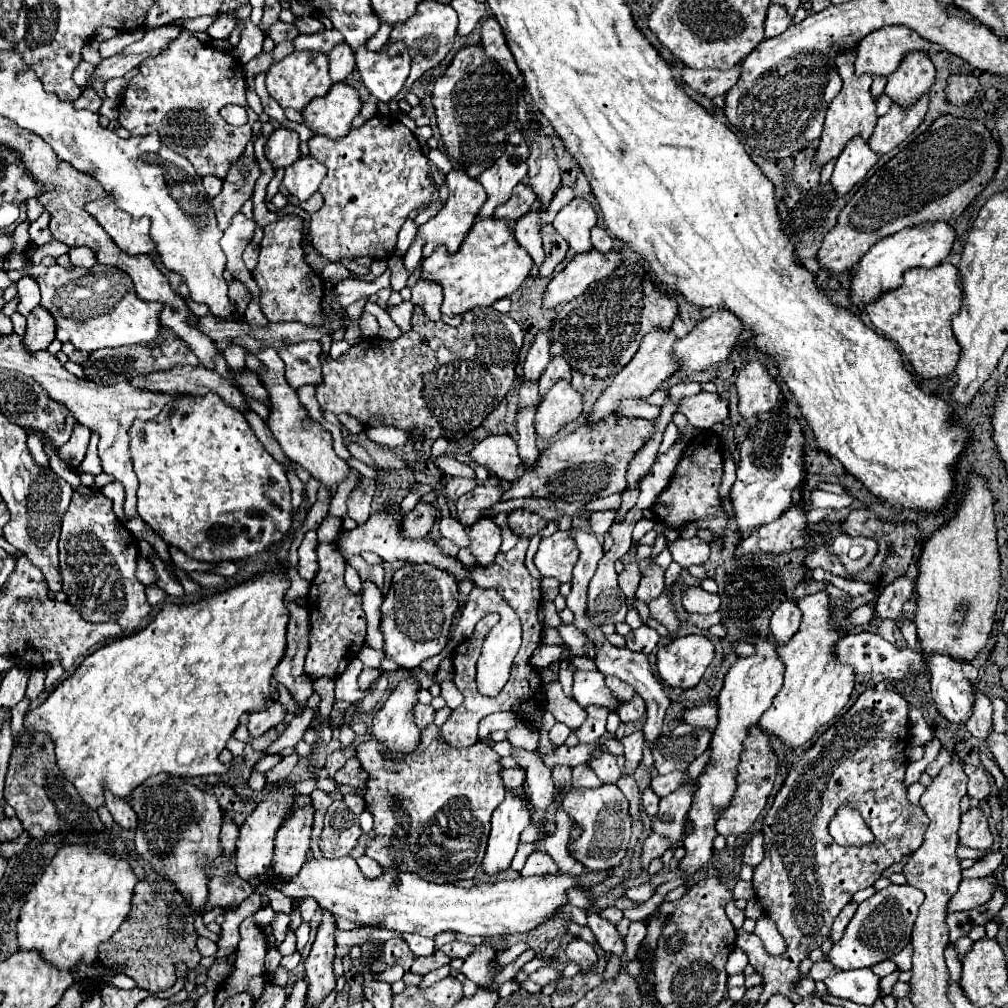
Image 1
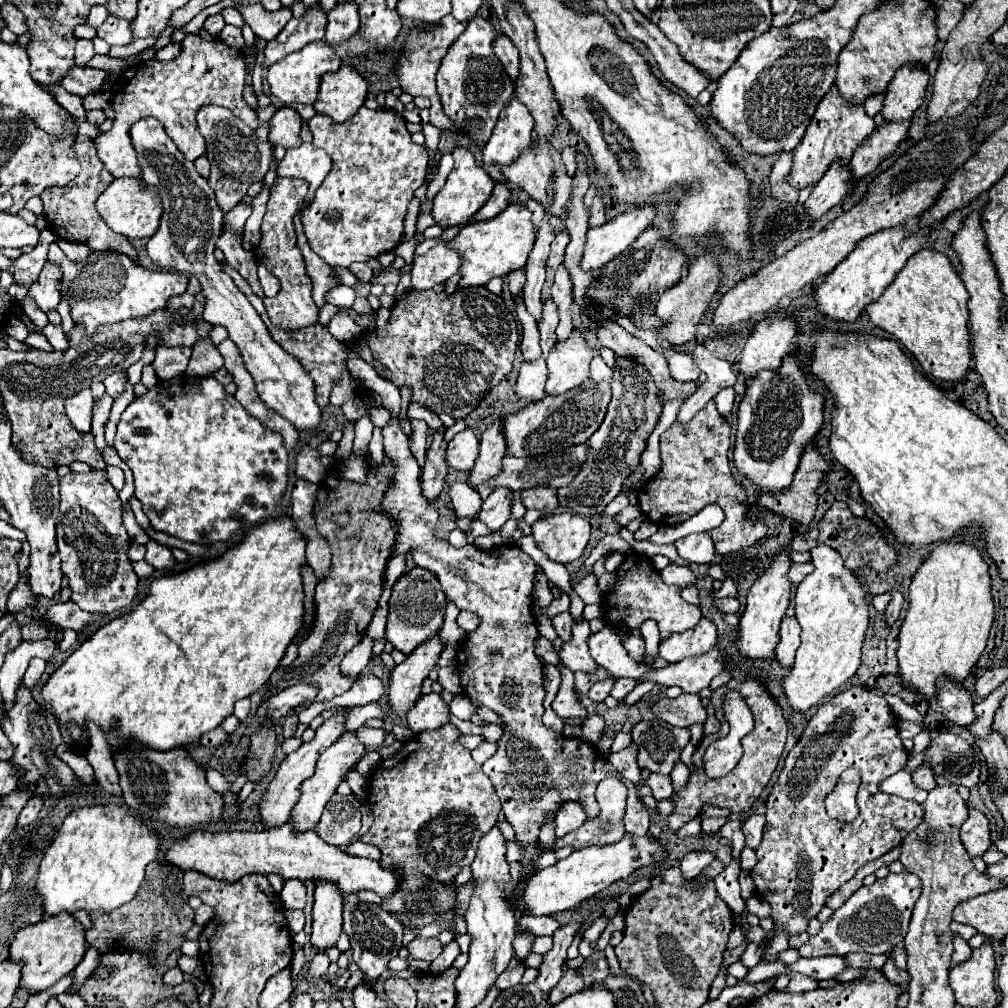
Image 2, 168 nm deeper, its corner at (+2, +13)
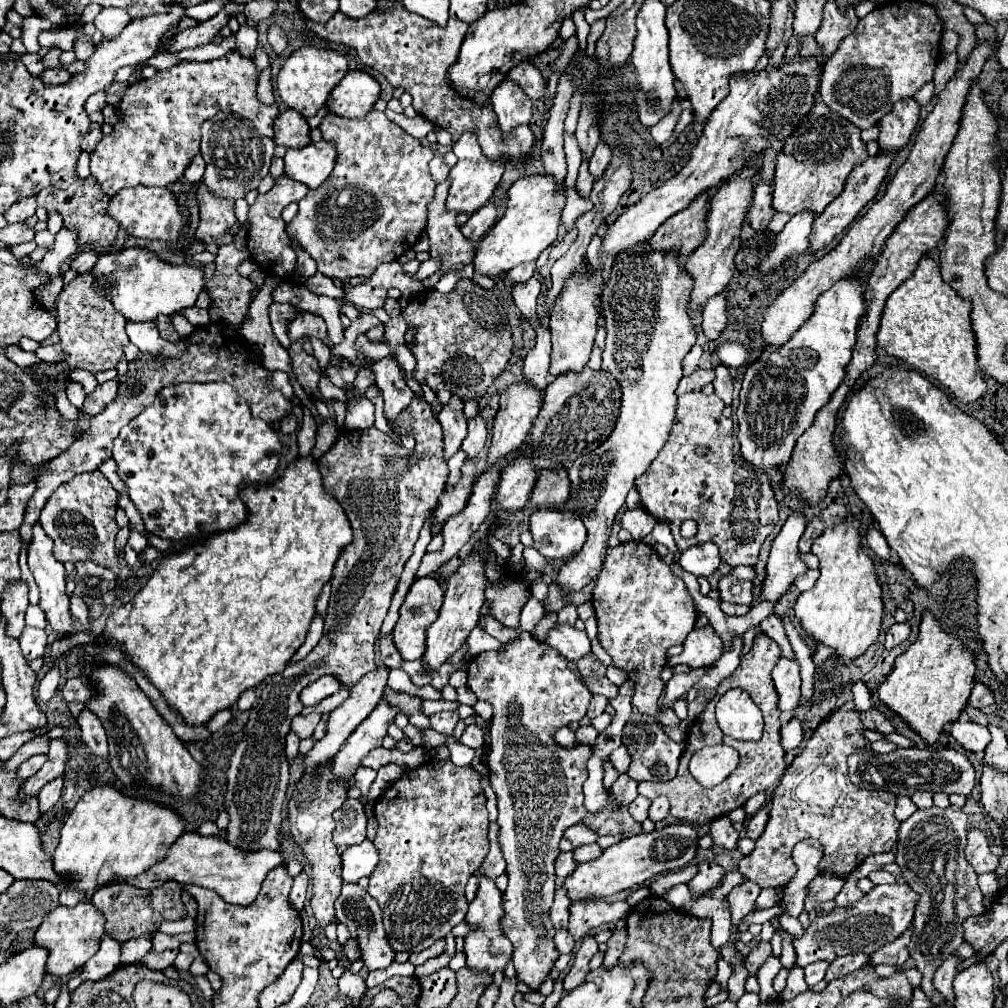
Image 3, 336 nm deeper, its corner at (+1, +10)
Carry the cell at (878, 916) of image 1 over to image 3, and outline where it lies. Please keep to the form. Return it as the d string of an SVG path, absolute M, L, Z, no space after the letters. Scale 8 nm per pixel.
M902 881L894 885L876 885L872 891L866 893L864 899L848 907L836 907L832 913L820 913L810 921L802 937L792 937L796 963L800 967L806 967L814 961L832 963L836 957L852 953L870 955L886 943L898 939L910 927L916 903L918 893L914 893L908 883Z

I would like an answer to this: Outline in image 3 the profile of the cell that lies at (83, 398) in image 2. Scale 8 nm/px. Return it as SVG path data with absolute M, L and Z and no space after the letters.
M70 381L70 383L66 385L66 393L68 393L68 399L70 399L70 403L72 403L74 407L82 407L82 403L84 403L84 399L86 399L86 393L84 393L84 387L82 387L80 383Z

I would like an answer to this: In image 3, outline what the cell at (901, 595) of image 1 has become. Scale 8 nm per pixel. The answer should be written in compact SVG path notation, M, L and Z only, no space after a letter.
M896 623L892 629L886 633L886 649L894 649L900 643L904 643L910 637L910 625L908 623Z

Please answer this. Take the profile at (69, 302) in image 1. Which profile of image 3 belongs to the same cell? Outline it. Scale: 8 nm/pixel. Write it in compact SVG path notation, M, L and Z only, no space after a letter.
M142 247L102 255L94 265L94 275L108 287L114 307L130 321L150 321L158 315L174 315L182 309L194 307L204 289L204 271L200 267L188 263L164 263L154 251Z

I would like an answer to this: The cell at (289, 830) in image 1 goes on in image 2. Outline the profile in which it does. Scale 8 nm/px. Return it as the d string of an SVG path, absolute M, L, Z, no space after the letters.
M343 732L339 736L339 740L335 744L331 744L329 750L325 750L319 760L317 760L317 768L315 768L315 774L305 780L301 784L301 796L291 812L291 824L295 828L295 832L307 832L307 830L313 830L317 824L319 824L319 818L321 818L321 812L325 808L325 804L329 802L329 798L333 796L335 788L339 786L339 782L345 778L345 774L355 768L355 764L361 760L365 752L365 746L355 738L353 732Z

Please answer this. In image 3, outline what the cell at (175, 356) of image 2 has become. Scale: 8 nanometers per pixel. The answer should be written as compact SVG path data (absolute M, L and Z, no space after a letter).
M126 321L126 333L128 333L128 339L142 353L164 355L164 357L176 357L176 355L184 353L184 345L182 343L168 343L168 341L164 341L160 337L154 321L144 321L144 323Z

